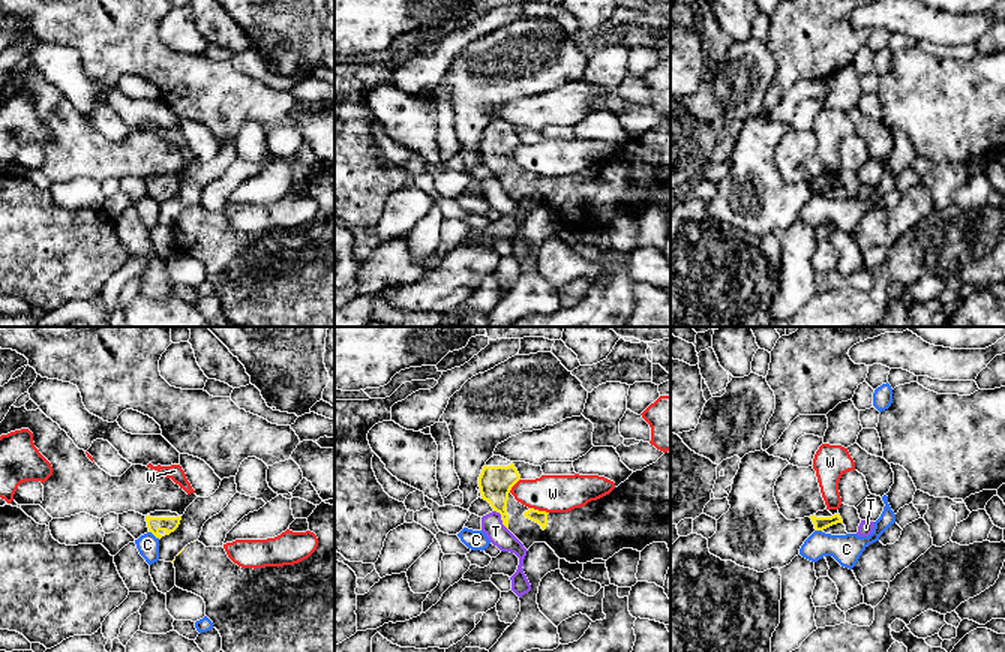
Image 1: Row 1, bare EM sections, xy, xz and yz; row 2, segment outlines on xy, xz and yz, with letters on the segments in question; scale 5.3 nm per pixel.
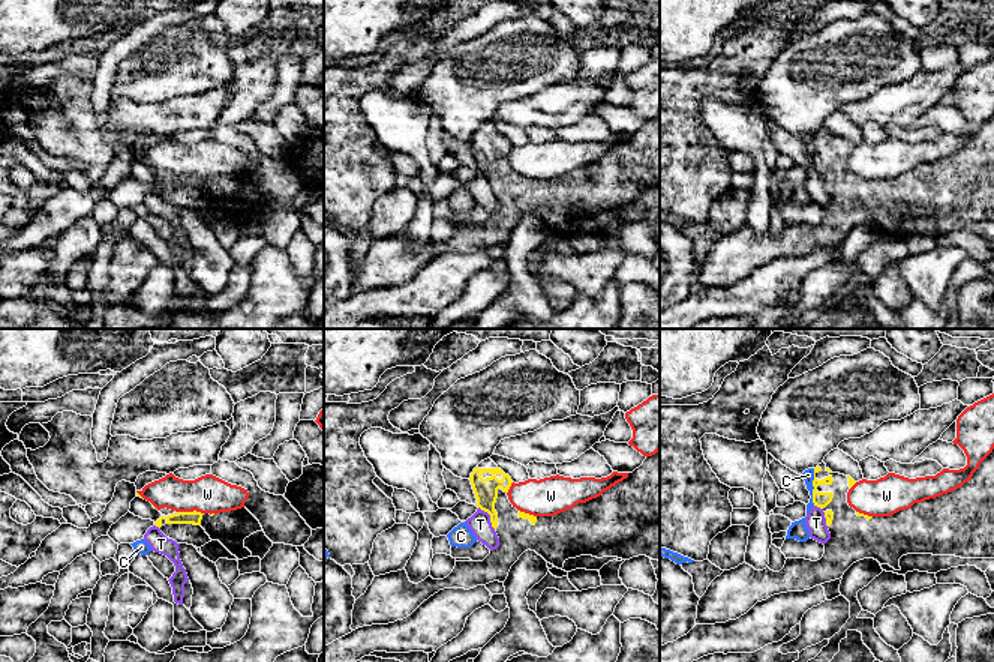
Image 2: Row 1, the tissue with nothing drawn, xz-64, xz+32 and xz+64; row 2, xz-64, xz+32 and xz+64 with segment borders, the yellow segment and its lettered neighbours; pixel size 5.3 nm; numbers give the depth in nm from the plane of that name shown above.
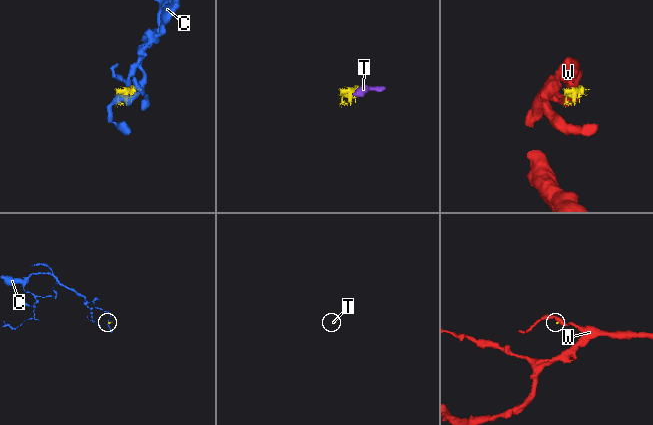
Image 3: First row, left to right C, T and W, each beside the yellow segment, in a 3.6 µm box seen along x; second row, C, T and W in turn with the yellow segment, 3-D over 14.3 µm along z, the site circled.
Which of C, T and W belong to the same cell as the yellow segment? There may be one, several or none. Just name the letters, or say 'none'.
none

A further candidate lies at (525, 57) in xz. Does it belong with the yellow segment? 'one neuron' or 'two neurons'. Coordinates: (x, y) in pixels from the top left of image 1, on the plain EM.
two neurons

